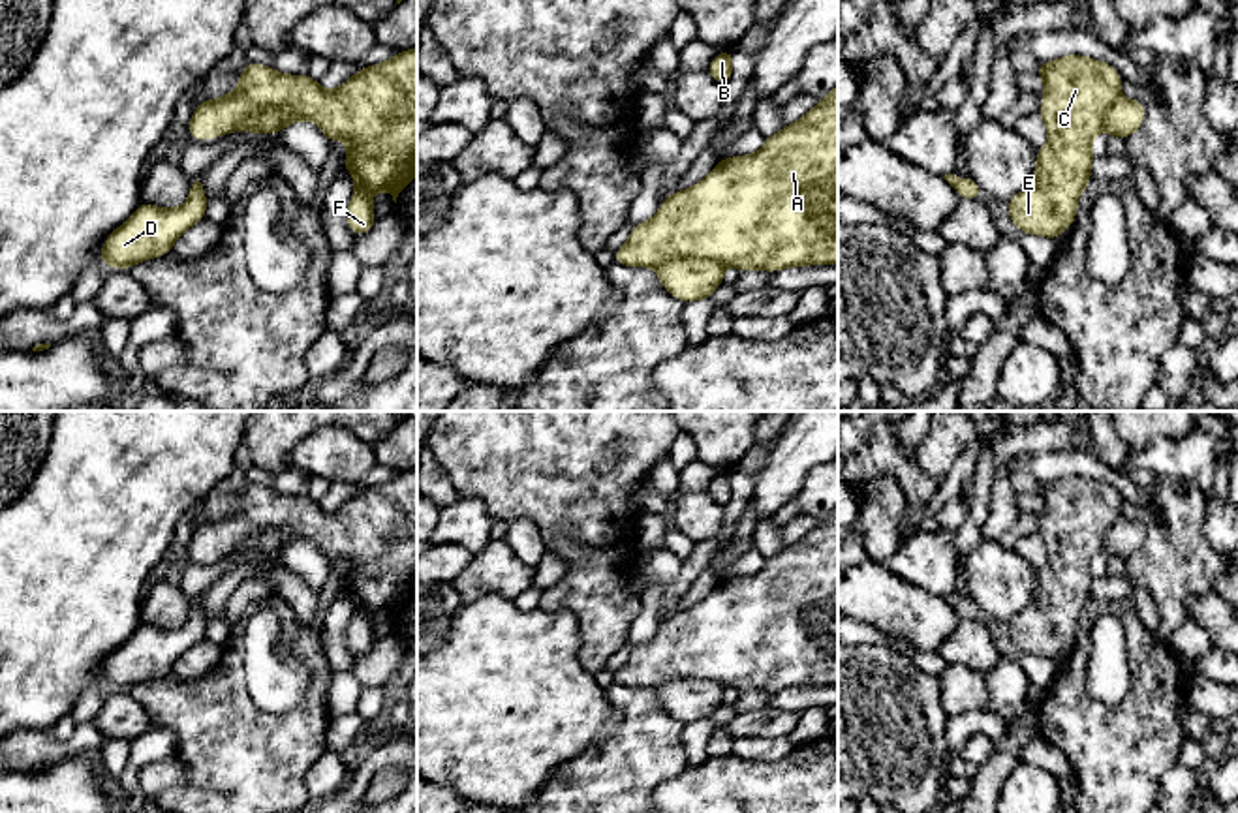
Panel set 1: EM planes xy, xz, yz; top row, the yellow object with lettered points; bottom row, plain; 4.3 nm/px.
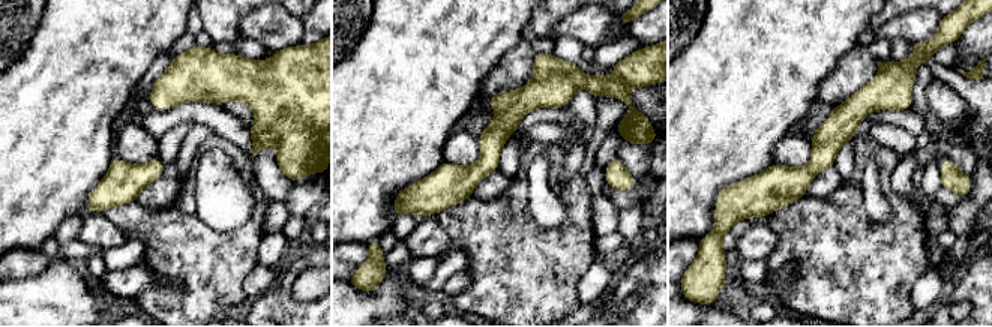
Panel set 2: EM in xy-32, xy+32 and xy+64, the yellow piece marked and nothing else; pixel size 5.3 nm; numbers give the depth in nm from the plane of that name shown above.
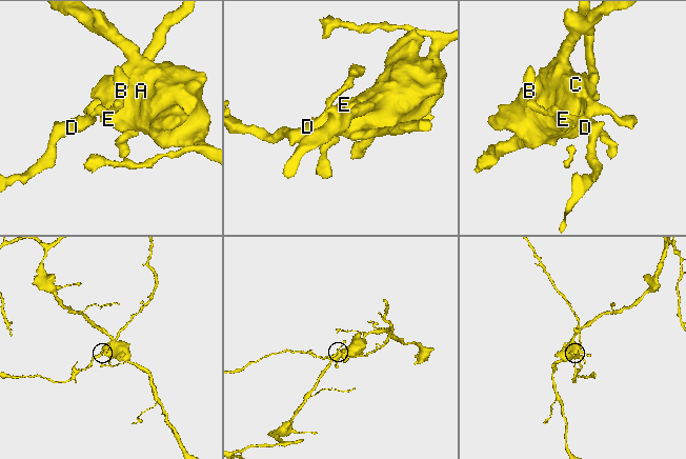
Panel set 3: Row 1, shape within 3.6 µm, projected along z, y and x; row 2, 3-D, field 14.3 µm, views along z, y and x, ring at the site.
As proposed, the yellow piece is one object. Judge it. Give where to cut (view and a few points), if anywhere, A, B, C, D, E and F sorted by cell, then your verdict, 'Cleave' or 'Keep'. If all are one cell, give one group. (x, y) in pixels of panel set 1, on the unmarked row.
Split along xz (722, 686), (711, 680), (667, 680), (654, 688). Groups: A C E F / B D. Cleave

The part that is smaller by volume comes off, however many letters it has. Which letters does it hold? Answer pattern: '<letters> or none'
B, D

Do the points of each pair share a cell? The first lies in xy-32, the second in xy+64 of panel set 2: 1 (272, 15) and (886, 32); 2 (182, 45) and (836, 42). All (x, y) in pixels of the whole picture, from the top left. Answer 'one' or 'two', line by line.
1: one
2: two

